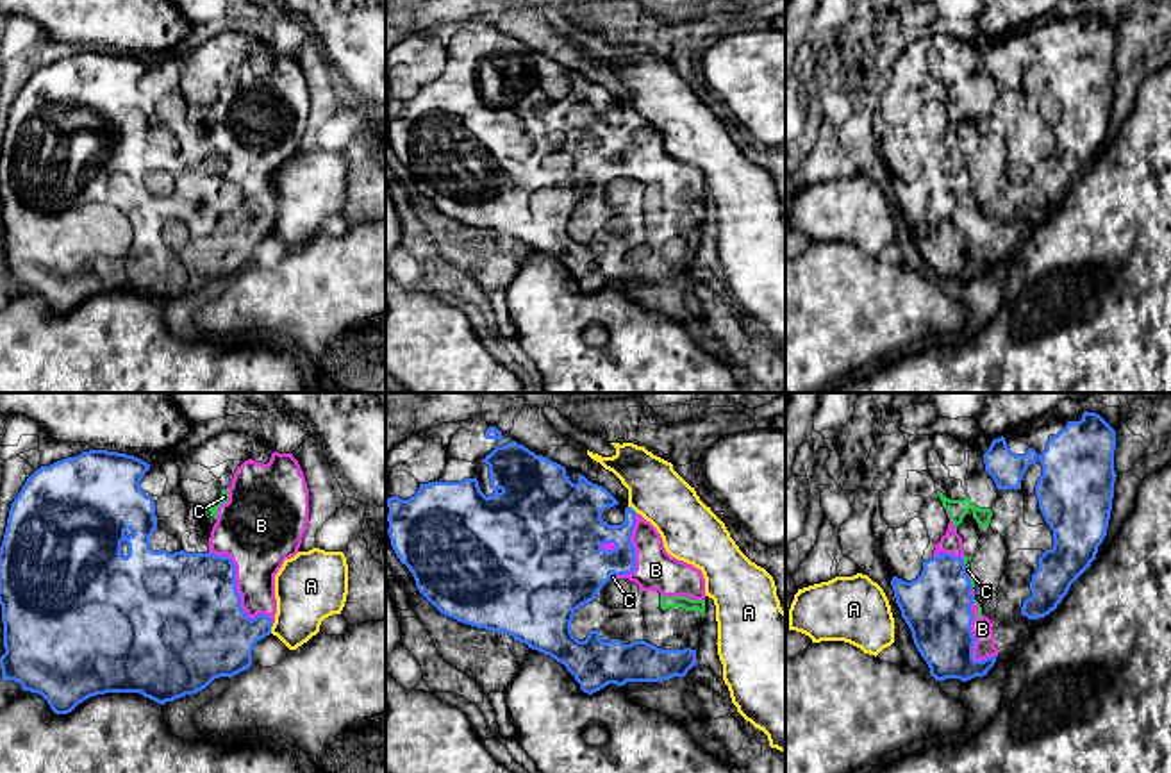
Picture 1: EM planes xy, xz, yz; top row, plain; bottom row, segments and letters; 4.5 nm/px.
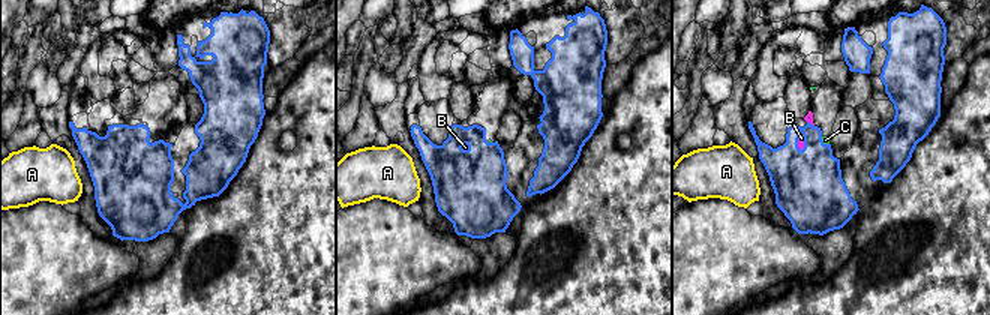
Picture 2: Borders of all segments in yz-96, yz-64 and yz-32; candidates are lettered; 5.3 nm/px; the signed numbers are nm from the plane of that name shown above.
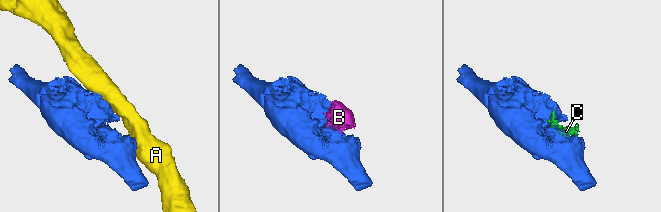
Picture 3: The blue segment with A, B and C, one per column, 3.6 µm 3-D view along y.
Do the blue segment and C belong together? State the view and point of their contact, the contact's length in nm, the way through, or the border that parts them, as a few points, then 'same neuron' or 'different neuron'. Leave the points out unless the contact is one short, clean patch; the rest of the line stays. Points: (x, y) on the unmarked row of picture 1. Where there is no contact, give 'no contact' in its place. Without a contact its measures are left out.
contact yz (964, 166); length 70 nm; same neuron

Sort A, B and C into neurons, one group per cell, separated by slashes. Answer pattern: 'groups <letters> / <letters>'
groups A / B C

